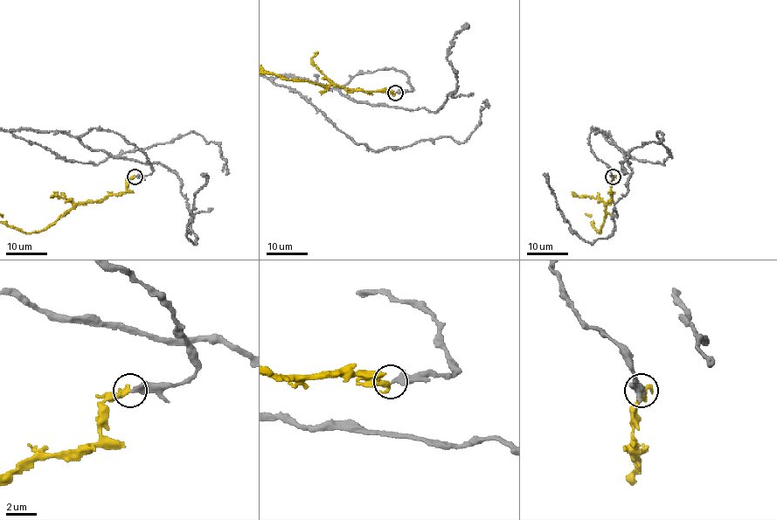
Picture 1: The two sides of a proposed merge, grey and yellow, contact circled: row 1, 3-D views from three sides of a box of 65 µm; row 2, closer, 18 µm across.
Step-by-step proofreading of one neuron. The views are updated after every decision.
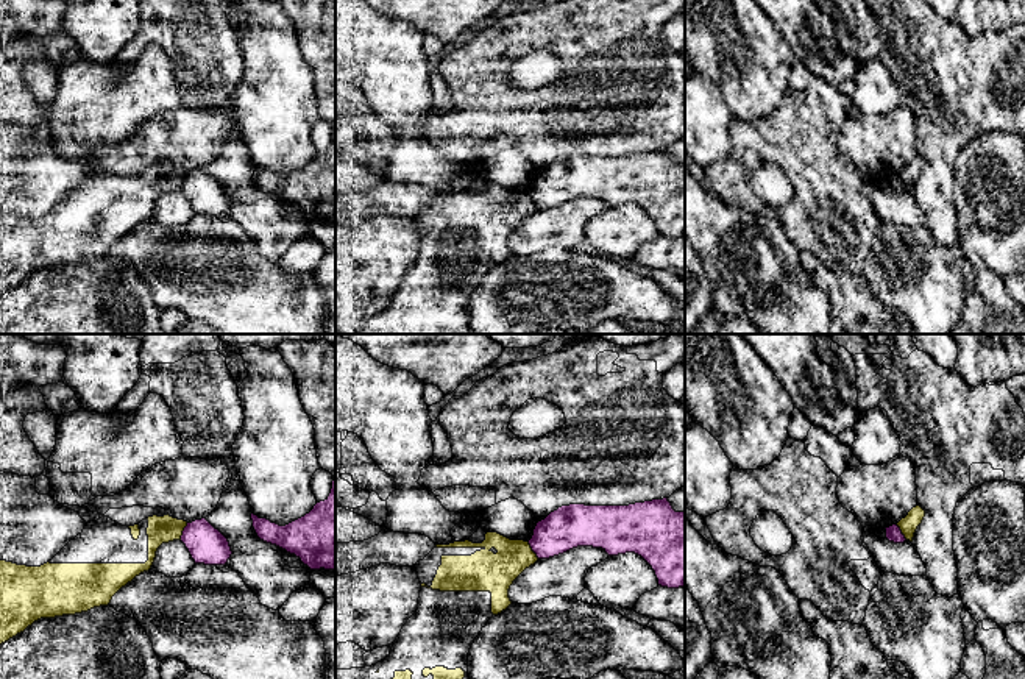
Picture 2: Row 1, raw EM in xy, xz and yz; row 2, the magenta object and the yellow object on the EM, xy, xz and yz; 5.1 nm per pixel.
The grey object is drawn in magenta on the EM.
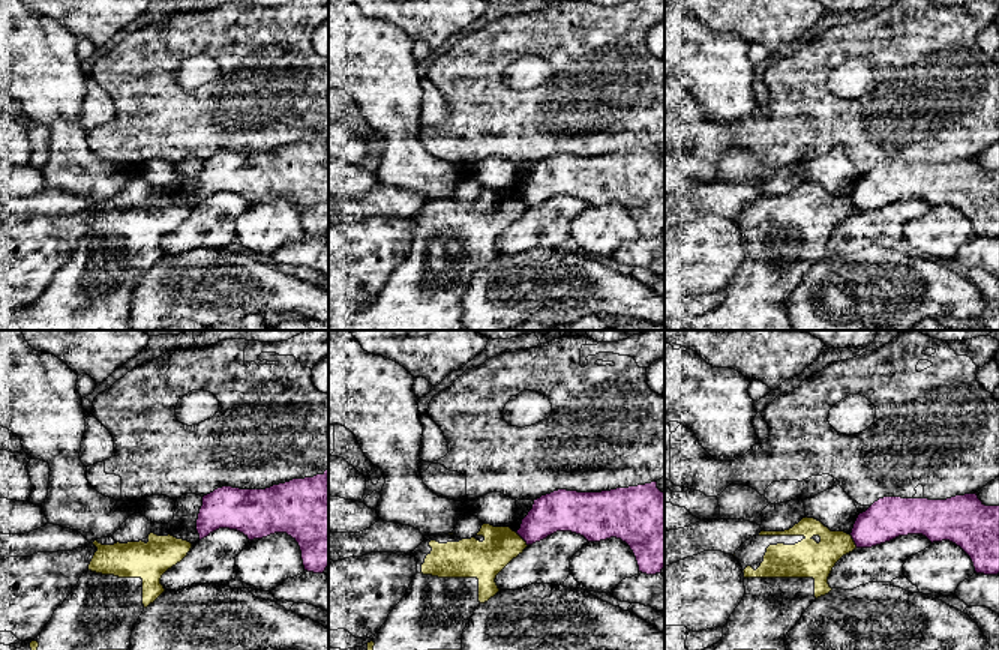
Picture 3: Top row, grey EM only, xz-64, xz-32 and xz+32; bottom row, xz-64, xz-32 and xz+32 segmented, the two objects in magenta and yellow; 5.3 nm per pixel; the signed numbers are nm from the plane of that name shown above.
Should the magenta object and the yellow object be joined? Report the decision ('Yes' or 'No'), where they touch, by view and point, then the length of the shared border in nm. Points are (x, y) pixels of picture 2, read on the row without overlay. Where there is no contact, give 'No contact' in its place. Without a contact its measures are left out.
No. Touches magenta at xy (183, 181). Shared border 100 nm

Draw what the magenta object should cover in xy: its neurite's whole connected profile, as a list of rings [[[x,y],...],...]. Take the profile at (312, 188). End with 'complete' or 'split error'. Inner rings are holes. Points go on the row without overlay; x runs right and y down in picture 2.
[[[335,128],[325,151],[304,167],[279,176],[251,164],[257,187],[301,209],[310,220],[335,220]]] | complete

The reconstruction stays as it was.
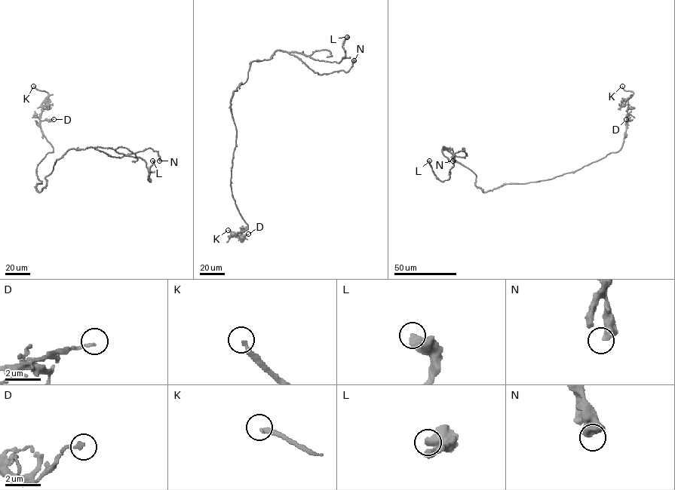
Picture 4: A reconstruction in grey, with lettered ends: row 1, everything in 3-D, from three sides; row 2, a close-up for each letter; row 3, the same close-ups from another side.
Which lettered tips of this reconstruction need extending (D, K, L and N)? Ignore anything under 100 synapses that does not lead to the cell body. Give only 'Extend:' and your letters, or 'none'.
Extend: K

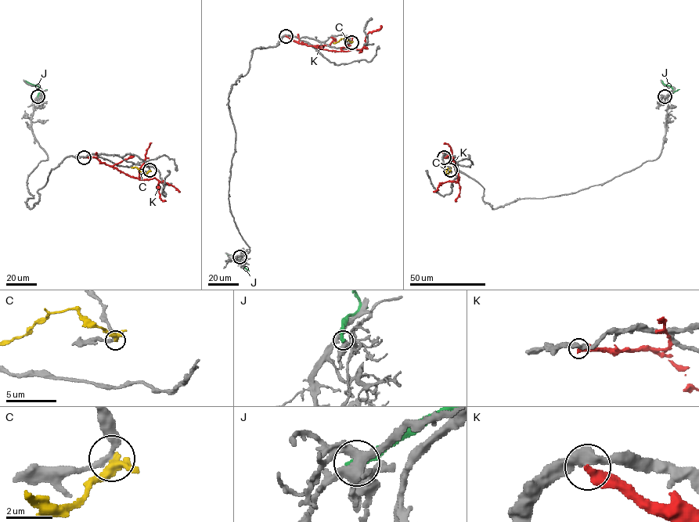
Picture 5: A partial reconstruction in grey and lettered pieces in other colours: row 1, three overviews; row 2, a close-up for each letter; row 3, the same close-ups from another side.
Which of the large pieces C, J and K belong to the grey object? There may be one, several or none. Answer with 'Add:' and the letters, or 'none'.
Add: none

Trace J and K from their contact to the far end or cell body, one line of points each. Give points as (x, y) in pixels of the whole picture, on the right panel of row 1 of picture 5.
J: (664, 96), (673, 90), (661, 80)
K: (444, 157), (451, 159), (459, 179), (441, 182), (433, 192)

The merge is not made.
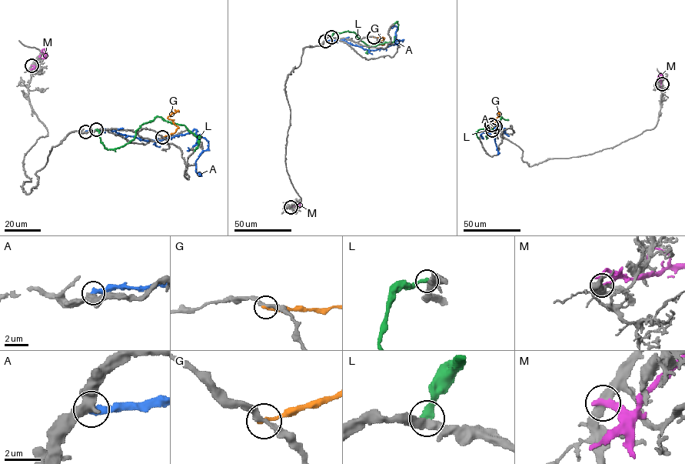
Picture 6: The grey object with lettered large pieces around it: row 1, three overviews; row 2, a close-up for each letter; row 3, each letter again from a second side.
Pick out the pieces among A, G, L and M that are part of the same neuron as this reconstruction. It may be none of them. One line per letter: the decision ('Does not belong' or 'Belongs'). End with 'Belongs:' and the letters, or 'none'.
A: Does not belong
G: Does not belong
L: Does not belong
M: Does not belong
Belongs: none

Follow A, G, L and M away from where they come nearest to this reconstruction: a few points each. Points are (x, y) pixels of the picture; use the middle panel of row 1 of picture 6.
A: (325, 41), (344, 41), (374, 50), (394, 45), (396, 39), (403, 40), (395, 41), (399, 43)
G: (374, 37), (382, 37), (377, 42), (384, 43)
L: (331, 37), (334, 32), (354, 32), (361, 41), (375, 46), (394, 41), (398, 25), (394, 24)
M: (290, 207), (300, 206), (297, 205)

